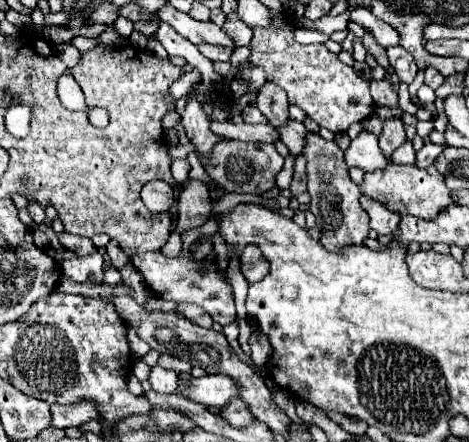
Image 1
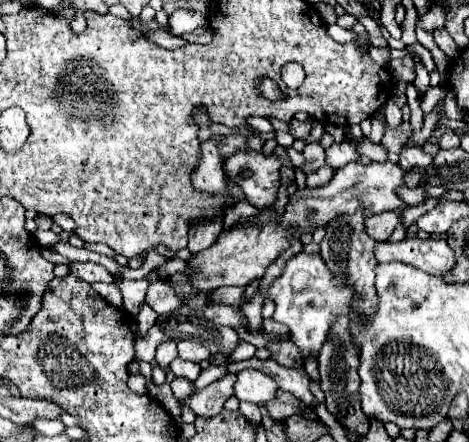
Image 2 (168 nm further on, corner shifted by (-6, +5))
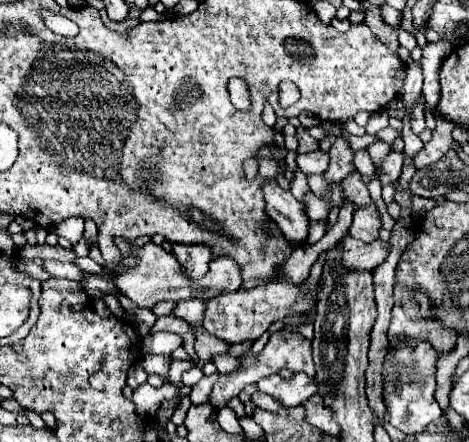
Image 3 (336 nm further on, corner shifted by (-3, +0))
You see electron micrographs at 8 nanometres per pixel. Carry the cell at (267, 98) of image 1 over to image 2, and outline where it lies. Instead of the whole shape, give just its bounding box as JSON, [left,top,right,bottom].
[290,119,310,139]

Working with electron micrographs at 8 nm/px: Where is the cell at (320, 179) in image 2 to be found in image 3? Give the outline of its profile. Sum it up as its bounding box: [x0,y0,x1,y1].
[325,136,355,182]

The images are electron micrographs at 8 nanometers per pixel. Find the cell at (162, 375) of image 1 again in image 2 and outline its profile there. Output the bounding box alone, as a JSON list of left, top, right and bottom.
[156,341,178,371]

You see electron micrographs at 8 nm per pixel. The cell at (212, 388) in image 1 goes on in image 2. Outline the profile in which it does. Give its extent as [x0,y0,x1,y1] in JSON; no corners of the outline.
[234,369,276,403]

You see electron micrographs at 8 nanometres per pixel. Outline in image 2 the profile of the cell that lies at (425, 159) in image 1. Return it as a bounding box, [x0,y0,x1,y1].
[398,147,432,169]

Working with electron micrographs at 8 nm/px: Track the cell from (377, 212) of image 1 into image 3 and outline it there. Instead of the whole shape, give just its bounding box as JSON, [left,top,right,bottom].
[349,204,381,242]

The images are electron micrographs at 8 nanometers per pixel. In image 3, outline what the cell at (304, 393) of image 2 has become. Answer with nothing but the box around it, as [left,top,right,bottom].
[211,354,237,374]

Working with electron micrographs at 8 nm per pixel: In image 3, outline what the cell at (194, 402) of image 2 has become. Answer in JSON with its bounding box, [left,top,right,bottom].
[211,330,315,408]

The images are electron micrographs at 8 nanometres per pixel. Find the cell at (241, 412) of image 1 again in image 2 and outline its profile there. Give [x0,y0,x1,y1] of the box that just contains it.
[264,391,302,421]

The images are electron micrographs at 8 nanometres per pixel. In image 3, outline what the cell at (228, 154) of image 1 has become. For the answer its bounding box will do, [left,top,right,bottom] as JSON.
[265,182,309,244]

